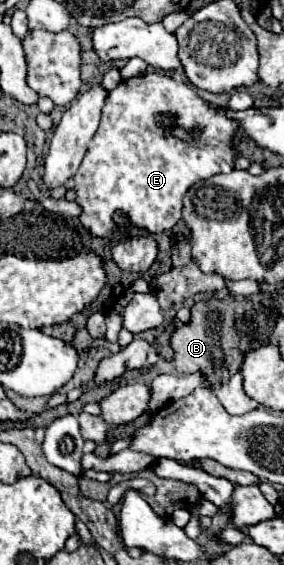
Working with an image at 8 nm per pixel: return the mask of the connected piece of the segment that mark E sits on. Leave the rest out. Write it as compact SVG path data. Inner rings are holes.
M150 72L122 80L108 94L106 106L102 108L100 128L88 144L88 152L74 176L78 194L76 202L82 206L82 226L86 226L92 236L106 236L118 226L126 232L132 232L134 228L148 230L150 234L168 232L180 220L182 200L198 180L208 180L214 174L228 174L234 170L234 162L238 158L238 148L234 146L236 132L238 120L228 118L222 108L214 108L190 86L176 82L166 74ZM174 128L182 128L186 132L200 130L202 148L194 148L194 142L180 140L172 132Z

